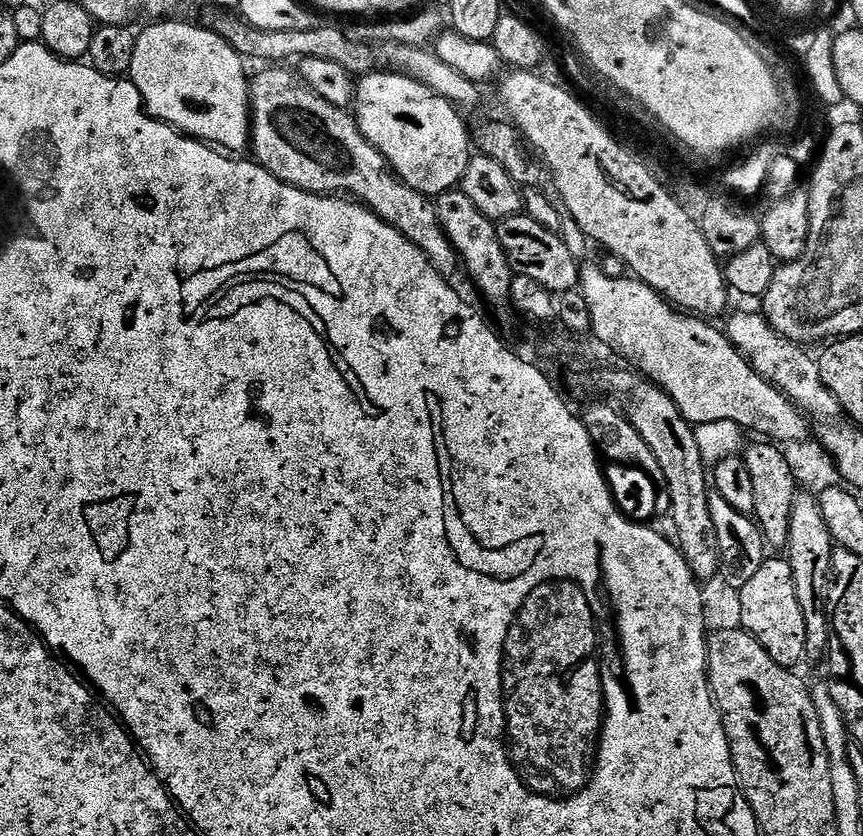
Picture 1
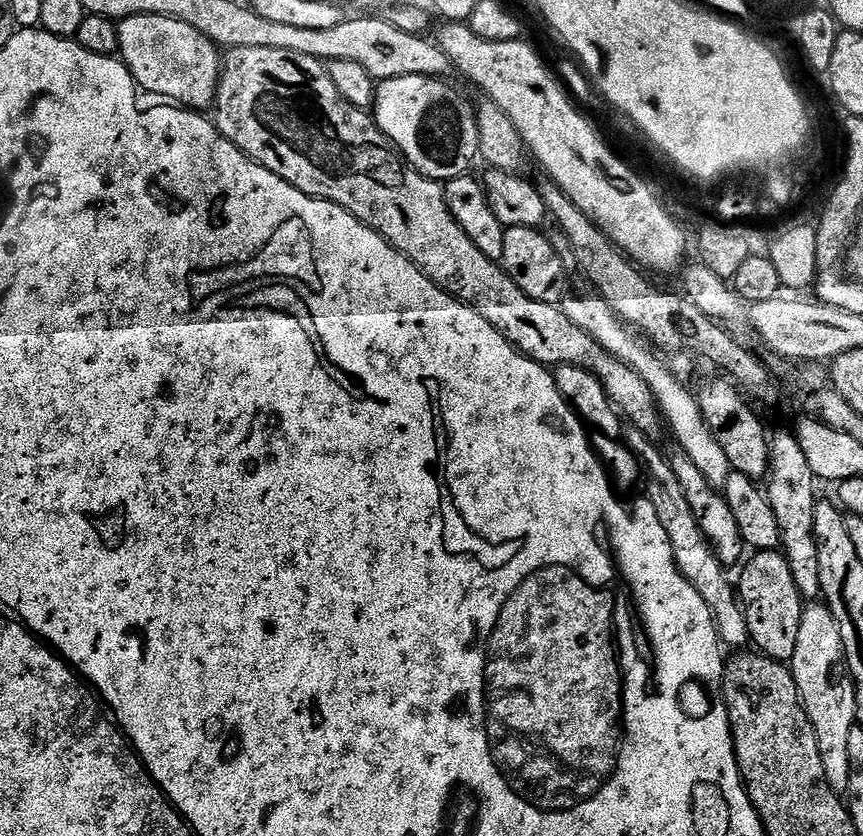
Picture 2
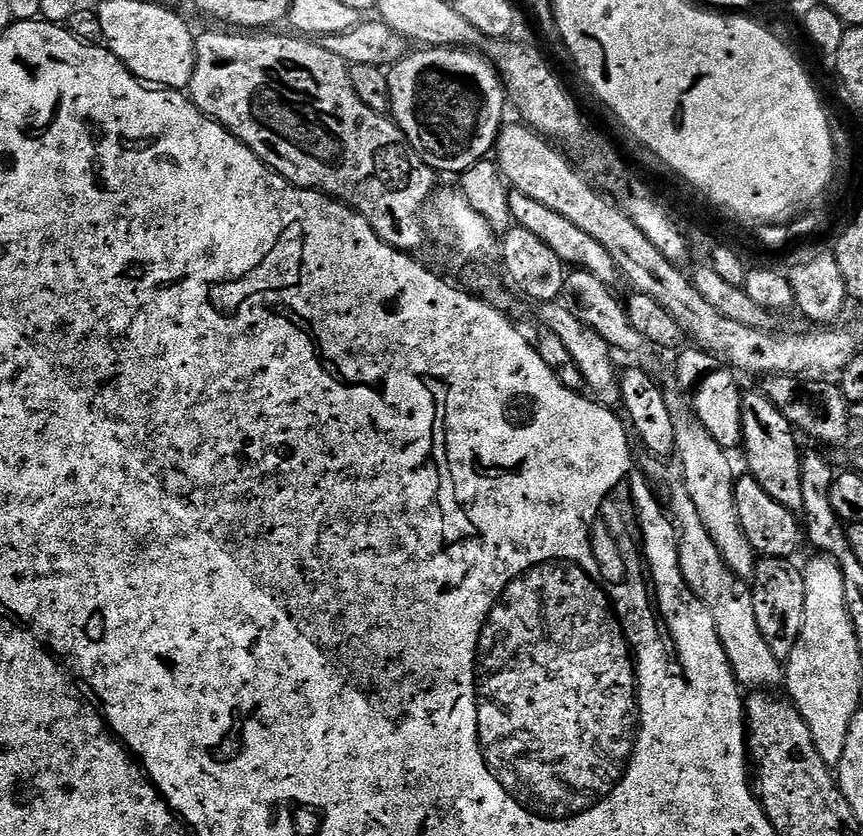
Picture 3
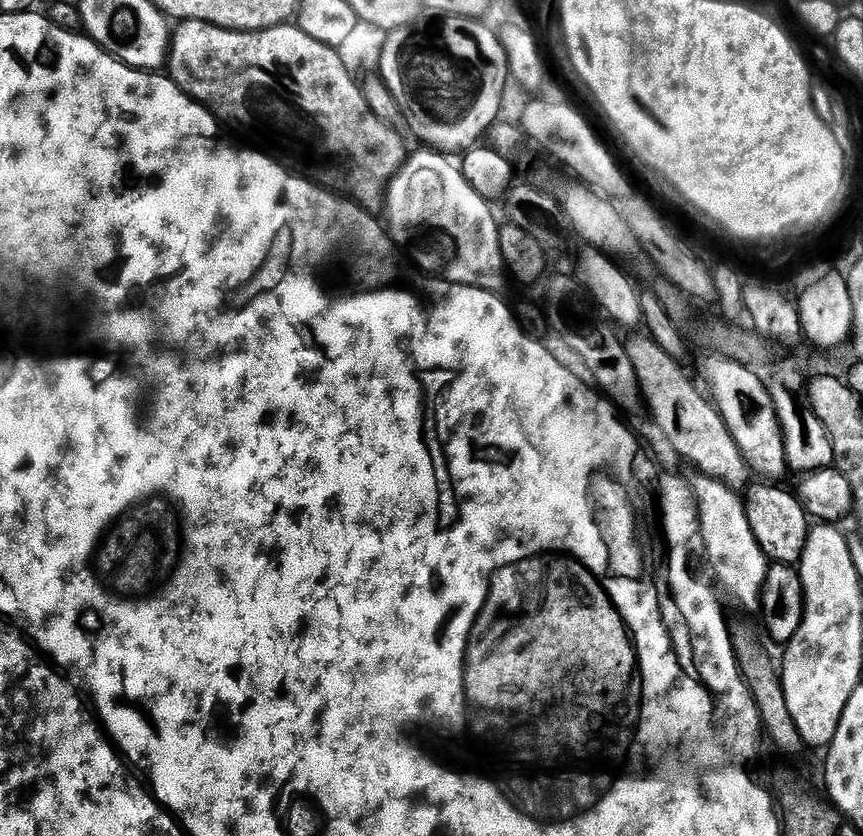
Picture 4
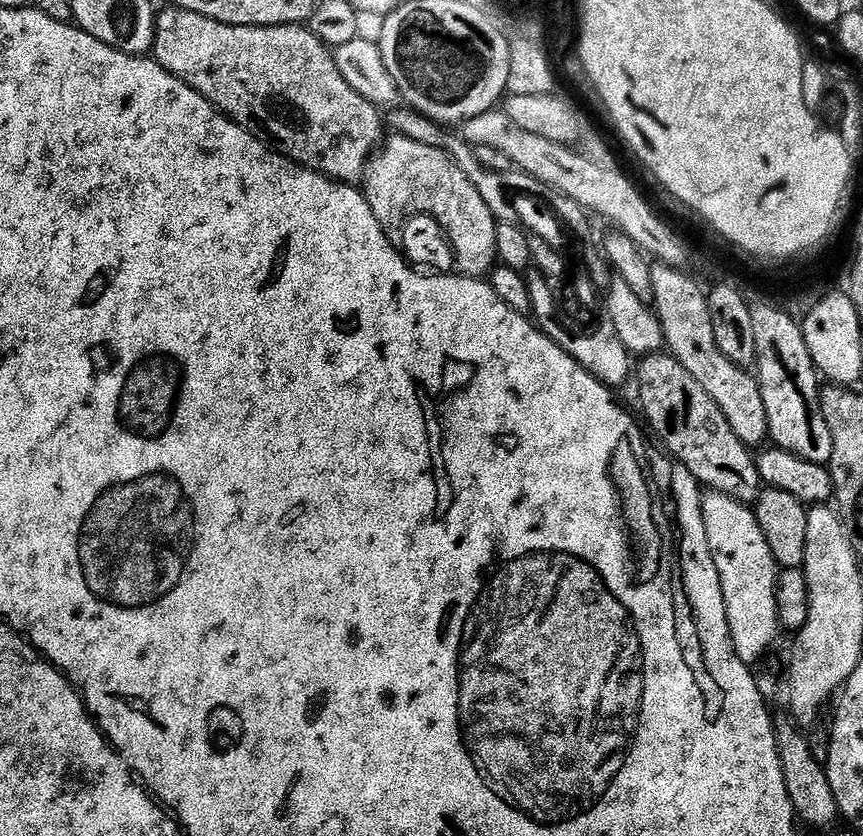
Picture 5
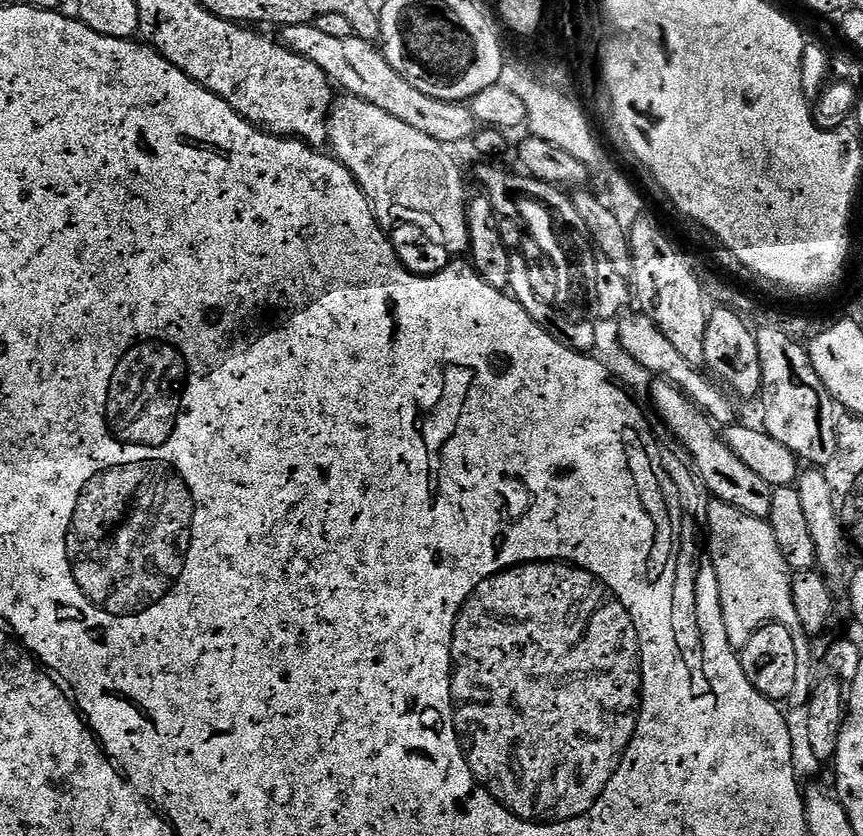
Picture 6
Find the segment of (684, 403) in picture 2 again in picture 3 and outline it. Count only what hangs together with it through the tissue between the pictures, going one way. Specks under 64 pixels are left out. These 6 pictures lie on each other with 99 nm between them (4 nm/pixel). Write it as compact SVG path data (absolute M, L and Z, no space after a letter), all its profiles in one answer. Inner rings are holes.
M691 411L676 412L675 416L675 455L680 455L679 475L686 490L690 490L690 498L698 508L698 518L702 518L702 526L706 528L714 546L718 548L722 558L731 572L741 578L748 578L755 573L758 554L750 546L744 536L742 526L738 522L738 510L734 506L734 490L736 480L732 476L732 464L728 461L729 453L702 426Z

